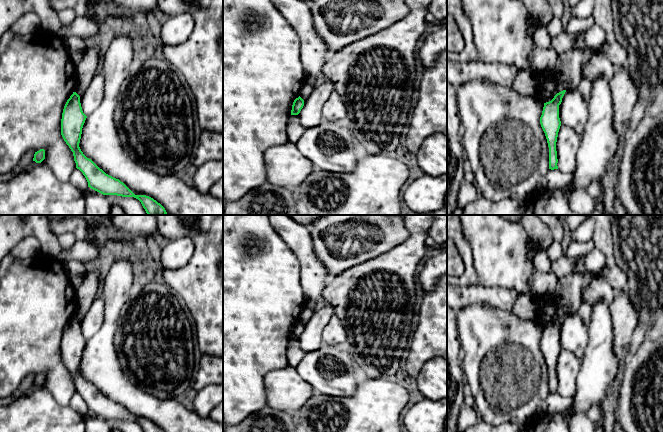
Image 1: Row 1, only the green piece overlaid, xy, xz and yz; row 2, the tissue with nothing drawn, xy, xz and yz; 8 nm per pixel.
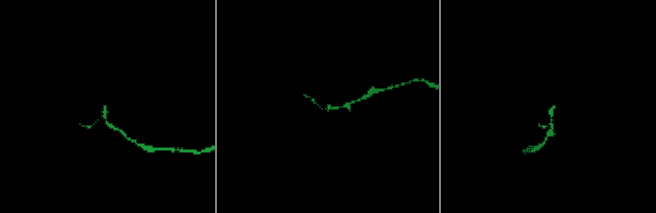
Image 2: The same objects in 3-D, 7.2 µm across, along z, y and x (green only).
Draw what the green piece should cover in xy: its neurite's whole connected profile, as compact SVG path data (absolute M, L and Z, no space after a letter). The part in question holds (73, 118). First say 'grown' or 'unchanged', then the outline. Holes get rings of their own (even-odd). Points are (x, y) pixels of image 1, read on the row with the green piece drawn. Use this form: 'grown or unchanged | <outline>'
unchanged | M73 92L67 100L61 119L61 135L73 152L76 168L85 176L88 187L103 194L138 199L148 215L166 215L165 208L153 198L135 195L123 182L106 174L79 147L82 128L87 116L83 113L80 96Z

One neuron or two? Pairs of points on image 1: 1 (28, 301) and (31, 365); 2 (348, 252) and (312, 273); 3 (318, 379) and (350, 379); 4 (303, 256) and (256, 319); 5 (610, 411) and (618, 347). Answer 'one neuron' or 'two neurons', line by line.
1: one neuron
2: two neurons
3: one neuron
4: two neurons
5: one neuron

